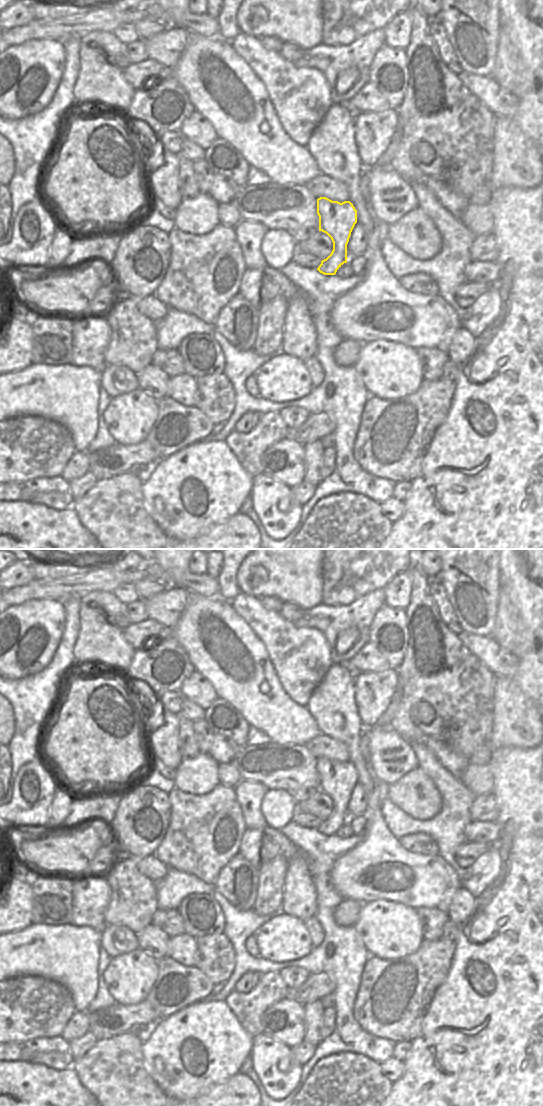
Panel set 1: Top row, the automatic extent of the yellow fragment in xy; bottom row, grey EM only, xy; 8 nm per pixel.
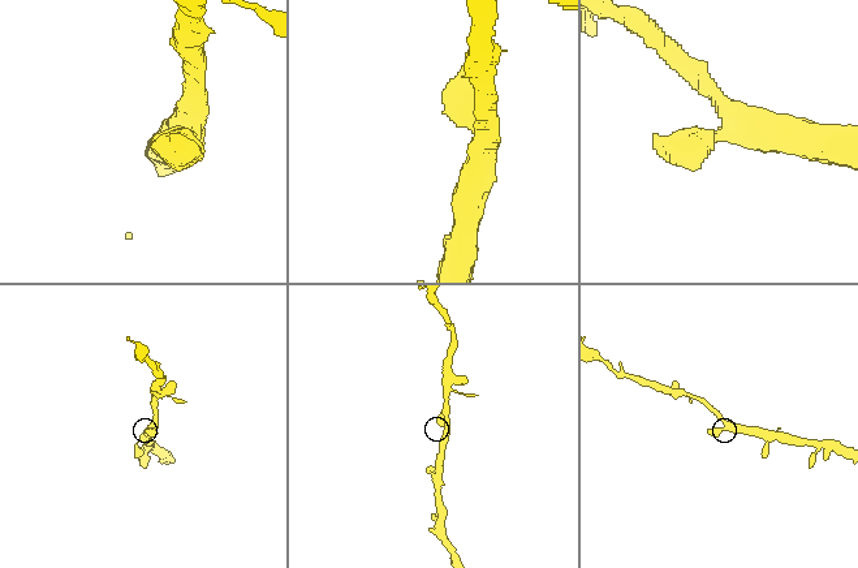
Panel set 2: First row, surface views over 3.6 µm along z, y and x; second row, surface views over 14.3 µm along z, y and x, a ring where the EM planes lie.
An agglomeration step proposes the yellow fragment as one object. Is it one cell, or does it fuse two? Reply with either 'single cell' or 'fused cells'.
single cell

